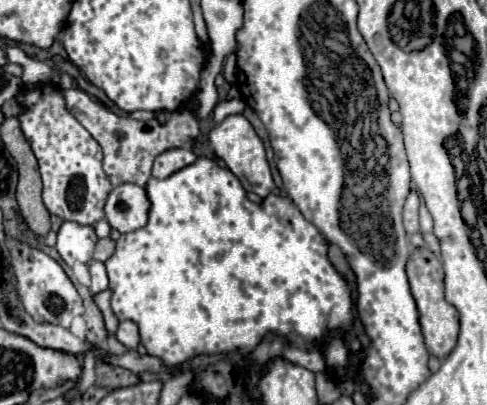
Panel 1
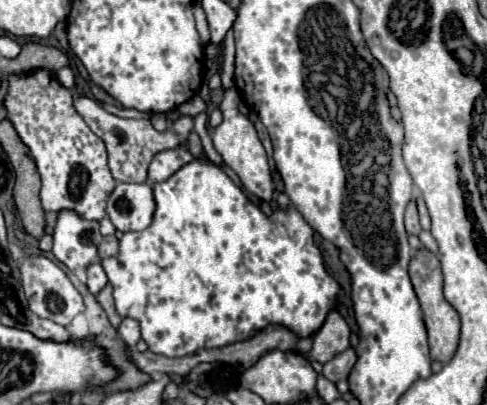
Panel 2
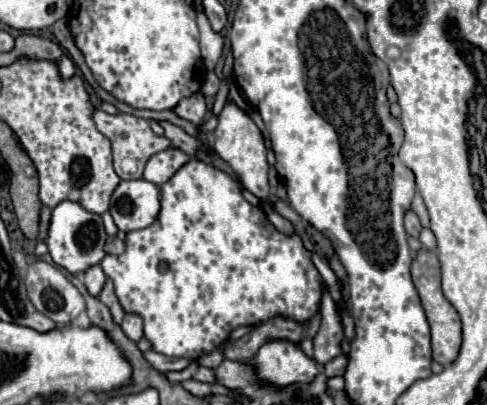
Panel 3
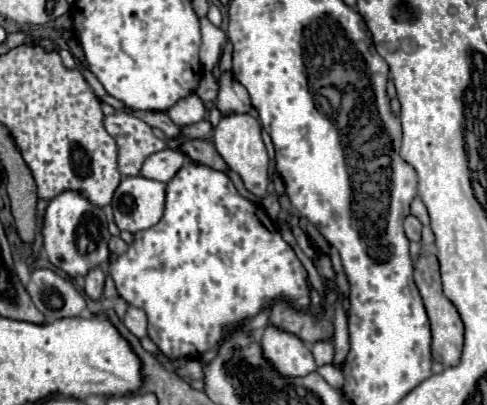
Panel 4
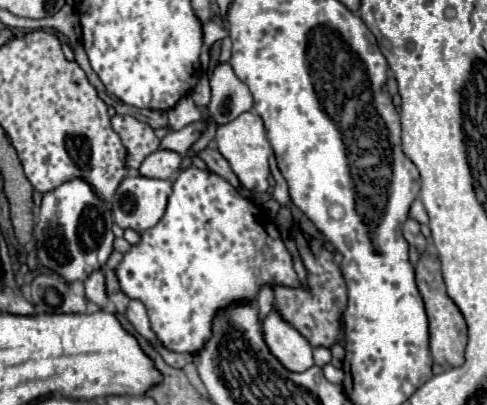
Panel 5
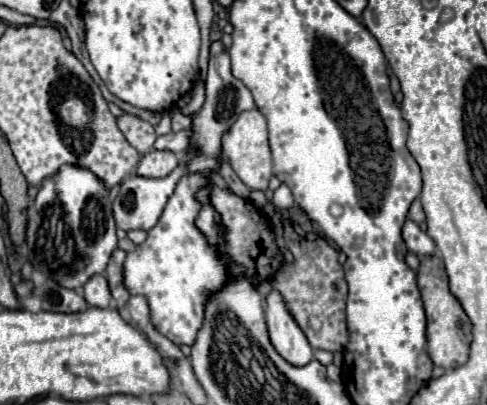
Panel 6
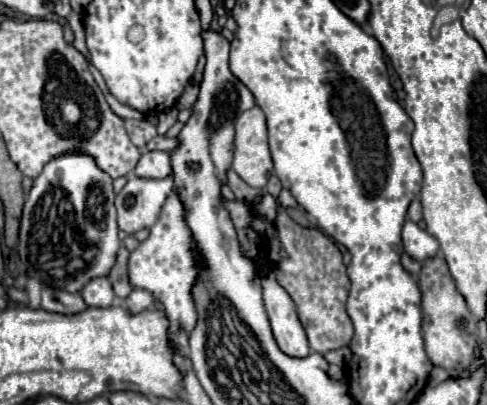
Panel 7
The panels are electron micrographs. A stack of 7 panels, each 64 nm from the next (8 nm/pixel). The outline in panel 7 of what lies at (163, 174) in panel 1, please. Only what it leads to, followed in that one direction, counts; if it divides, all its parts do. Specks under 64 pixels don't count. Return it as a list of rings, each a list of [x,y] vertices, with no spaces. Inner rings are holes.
[[[146,152],[140,156],[140,162],[134,168],[134,174],[140,178],[166,178],[172,174],[172,162],[168,152]]]

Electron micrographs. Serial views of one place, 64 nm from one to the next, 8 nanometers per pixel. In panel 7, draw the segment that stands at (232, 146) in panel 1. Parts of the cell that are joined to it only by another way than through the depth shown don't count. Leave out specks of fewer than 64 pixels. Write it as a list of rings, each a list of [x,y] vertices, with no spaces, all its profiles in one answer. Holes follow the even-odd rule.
[[[254,106],[242,112],[236,120],[234,136],[234,160],[232,170],[252,188],[264,190],[272,176],[272,158],[266,138],[264,112]]]

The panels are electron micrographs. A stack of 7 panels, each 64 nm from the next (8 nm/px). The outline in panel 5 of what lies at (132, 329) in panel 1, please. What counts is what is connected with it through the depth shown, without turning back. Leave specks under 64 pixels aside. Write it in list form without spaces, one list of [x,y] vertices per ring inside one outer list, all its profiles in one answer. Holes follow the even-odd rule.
[[[130,300],[128,310],[126,310],[126,318],[128,318],[128,322],[134,326],[134,330],[136,330],[140,336],[144,336],[146,340],[154,340],[154,332],[150,330],[148,314],[146,314],[146,308],[144,308],[142,302]]]

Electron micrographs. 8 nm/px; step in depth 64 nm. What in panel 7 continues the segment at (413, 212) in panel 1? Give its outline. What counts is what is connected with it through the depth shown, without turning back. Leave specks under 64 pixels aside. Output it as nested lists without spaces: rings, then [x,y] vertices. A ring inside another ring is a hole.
[[[406,220],[404,228],[402,228],[402,242],[404,242],[404,250],[418,262],[422,262],[424,258],[434,256],[438,252],[436,238],[430,236],[426,230],[422,230],[412,220]]]

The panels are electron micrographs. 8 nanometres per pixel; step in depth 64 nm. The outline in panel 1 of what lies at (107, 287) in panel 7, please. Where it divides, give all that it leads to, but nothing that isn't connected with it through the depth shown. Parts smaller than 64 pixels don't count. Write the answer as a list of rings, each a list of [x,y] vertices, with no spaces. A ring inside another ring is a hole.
[[[102,262],[90,264],[90,276],[92,276],[92,284],[90,284],[92,294],[98,294],[108,288],[108,274],[106,274],[106,268]]]

